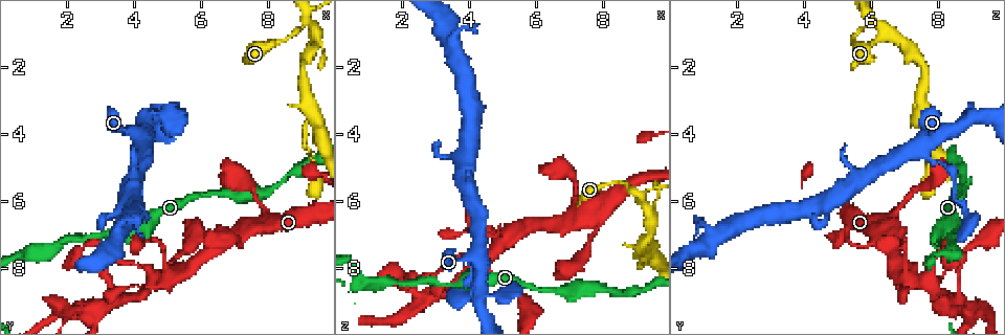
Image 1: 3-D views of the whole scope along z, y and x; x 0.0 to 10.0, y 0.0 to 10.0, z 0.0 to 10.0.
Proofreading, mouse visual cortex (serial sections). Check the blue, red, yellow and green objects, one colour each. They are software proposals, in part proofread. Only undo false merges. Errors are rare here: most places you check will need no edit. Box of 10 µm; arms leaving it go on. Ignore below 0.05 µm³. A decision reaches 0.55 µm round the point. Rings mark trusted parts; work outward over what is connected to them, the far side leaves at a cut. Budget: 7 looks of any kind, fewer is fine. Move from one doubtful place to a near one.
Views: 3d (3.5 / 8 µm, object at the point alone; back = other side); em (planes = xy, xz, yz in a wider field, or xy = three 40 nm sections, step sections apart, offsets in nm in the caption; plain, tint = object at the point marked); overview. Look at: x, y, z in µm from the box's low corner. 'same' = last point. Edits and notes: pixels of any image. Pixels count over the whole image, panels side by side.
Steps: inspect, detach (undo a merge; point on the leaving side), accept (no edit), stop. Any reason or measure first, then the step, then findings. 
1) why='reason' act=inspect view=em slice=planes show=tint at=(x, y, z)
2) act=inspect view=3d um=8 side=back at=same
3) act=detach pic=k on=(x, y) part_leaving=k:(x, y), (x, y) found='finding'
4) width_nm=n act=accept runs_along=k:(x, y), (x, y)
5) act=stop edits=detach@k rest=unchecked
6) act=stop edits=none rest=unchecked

why='four arms meet' act=inspect view=3d um=3.5 at=(9.20, 0.70, 5.90)

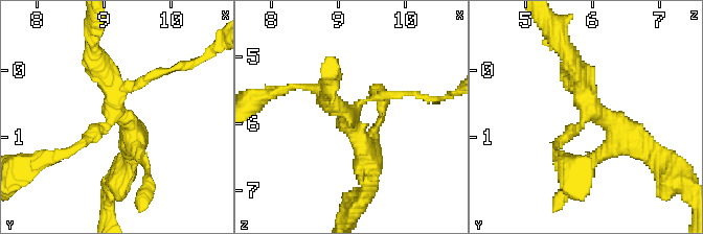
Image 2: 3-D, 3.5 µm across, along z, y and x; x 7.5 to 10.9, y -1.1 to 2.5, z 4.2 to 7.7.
act=accept runs_along=2:(299, 87), (347, 117), (366, 167) found='all the same cell'

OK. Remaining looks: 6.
why='sudden change in width' act=inspect view=3d um=8 side=back at=(5.05, 8.30, 7.15)

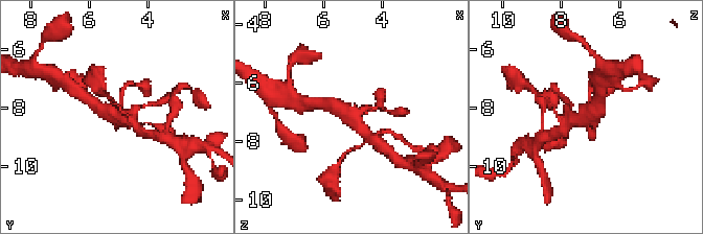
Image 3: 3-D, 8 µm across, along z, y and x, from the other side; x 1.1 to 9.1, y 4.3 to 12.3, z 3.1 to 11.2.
why='now the EM' act=inspect view=em slice=xy step=2 show=tint at=same

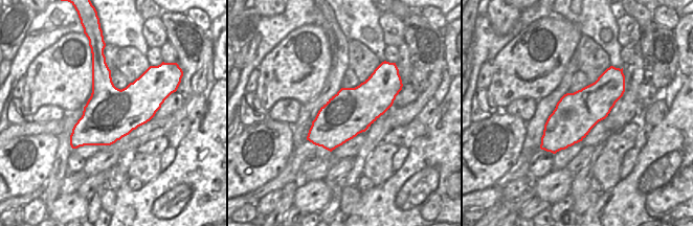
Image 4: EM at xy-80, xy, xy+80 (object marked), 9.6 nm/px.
arms=4 act=accept runs_along=3:(326, 103), (349, 114), (369, 136) found='all the same cell'

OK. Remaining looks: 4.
why='four arms meet' act=inspect view=3d um=3.5 at=(3.40, 8.95, 8.70)

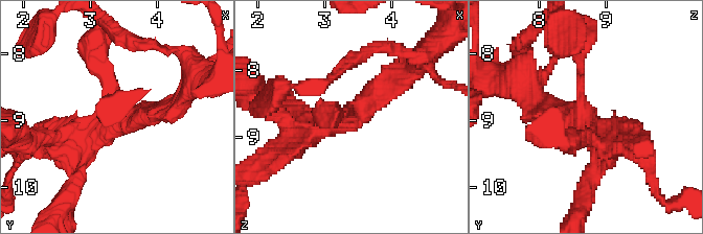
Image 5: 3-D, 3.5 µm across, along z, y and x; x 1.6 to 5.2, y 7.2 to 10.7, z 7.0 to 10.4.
arms=4 arm_widths_nm=150,250,250,300 act=inspect view=em slice=xy step=2 show=tint at=(3.40, 9.00, 8.65)

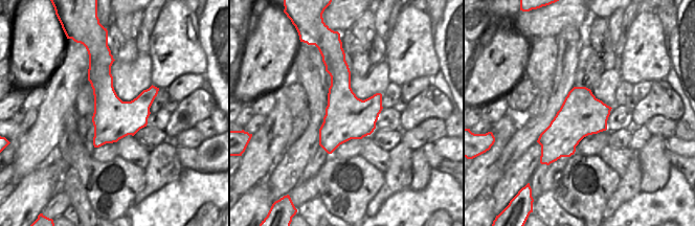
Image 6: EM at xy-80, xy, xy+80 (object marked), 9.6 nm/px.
act=accept found='all the same cell'

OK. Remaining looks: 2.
act=stop edits=none rest=unchecked

